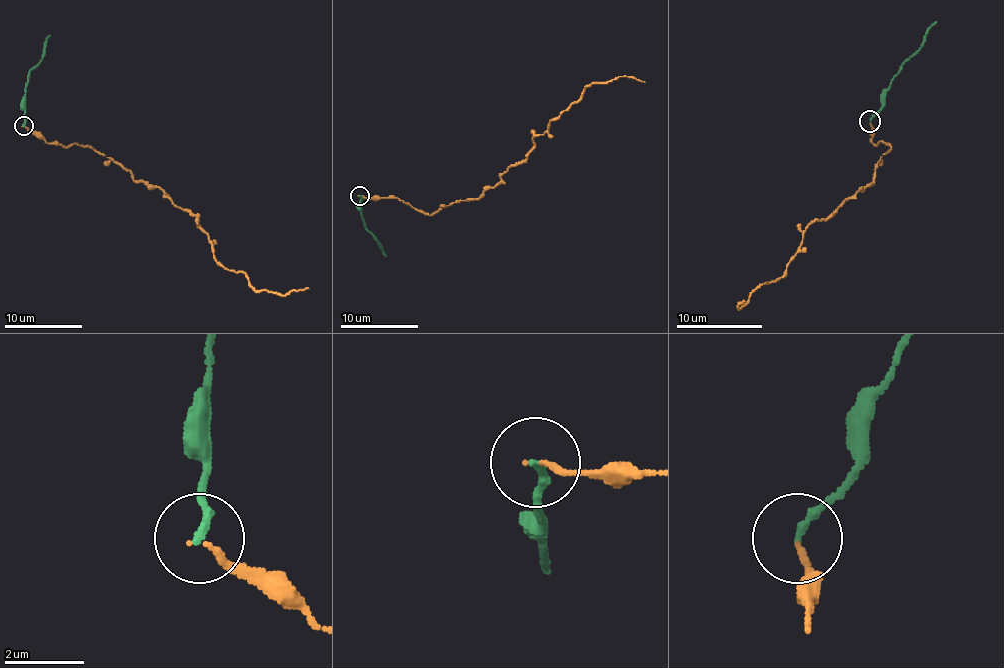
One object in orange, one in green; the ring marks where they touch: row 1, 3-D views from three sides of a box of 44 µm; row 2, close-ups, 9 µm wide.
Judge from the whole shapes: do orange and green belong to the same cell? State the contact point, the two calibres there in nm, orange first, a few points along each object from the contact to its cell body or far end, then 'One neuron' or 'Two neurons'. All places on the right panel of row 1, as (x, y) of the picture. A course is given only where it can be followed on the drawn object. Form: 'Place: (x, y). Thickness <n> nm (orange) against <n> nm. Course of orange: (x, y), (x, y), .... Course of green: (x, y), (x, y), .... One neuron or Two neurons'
Place: (870, 121). Thickness 160 nm (orange) against 220 nm. Course of orange: (870, 123), (872, 142), (892, 148), (872, 183), (815, 219), (787, 270), (737, 309), (744, 300). Course of green: (870, 121), (881, 108), (881, 95), (937, 22). Two neurons

